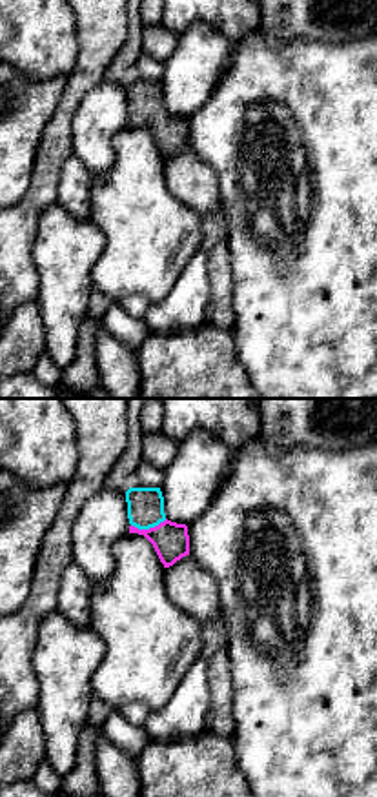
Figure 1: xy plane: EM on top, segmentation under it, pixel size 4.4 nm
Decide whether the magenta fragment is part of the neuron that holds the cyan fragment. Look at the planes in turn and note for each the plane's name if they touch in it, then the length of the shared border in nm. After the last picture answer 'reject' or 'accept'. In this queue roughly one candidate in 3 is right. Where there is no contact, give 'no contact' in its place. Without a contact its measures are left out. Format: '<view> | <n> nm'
xy | 160 nm

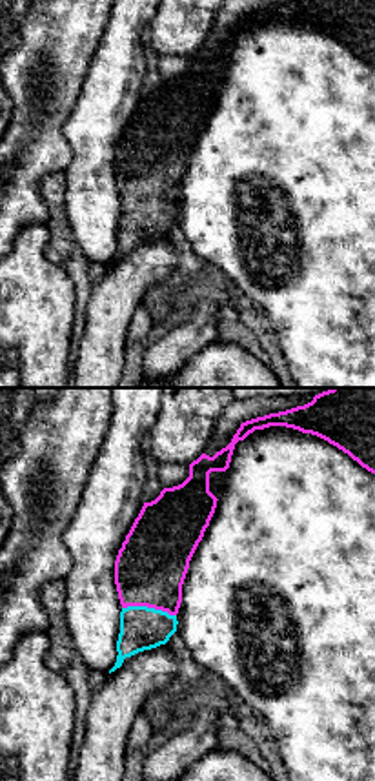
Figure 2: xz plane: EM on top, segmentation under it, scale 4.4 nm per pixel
xz | 240 nm

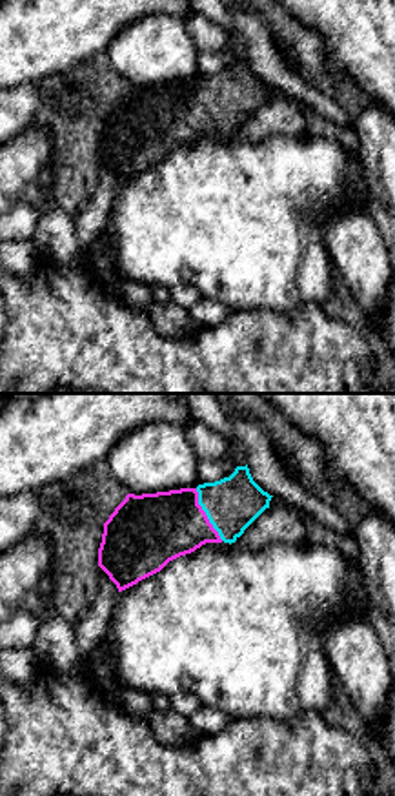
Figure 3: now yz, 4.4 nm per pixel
yz | 260 nm

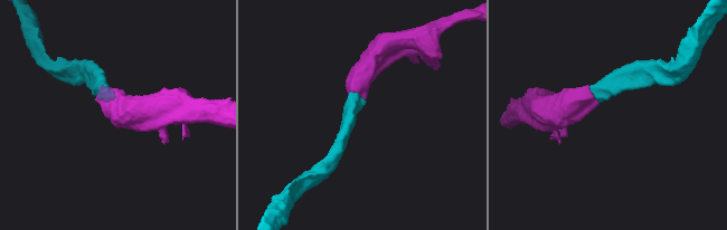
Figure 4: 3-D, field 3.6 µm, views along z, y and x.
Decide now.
accept

